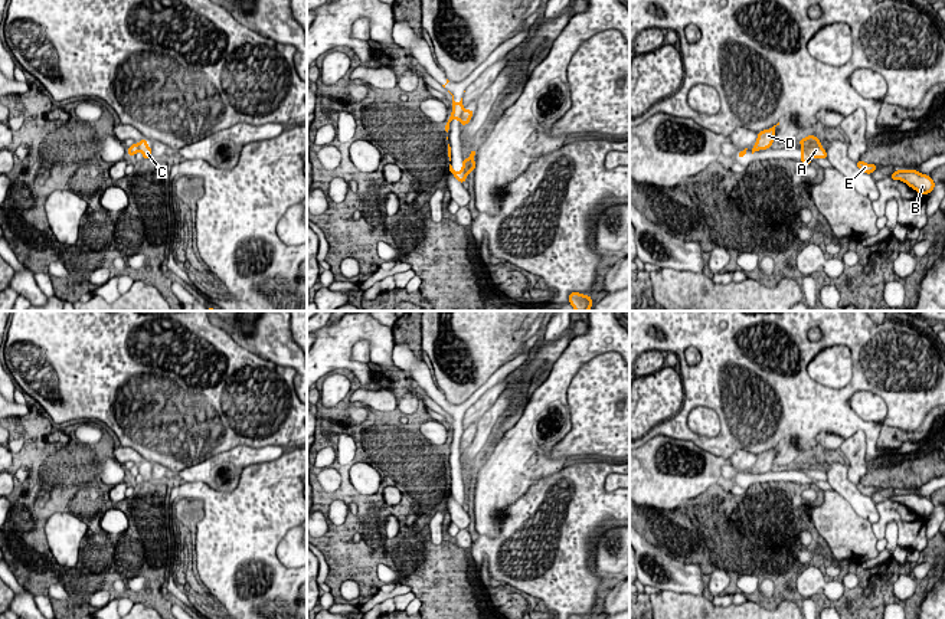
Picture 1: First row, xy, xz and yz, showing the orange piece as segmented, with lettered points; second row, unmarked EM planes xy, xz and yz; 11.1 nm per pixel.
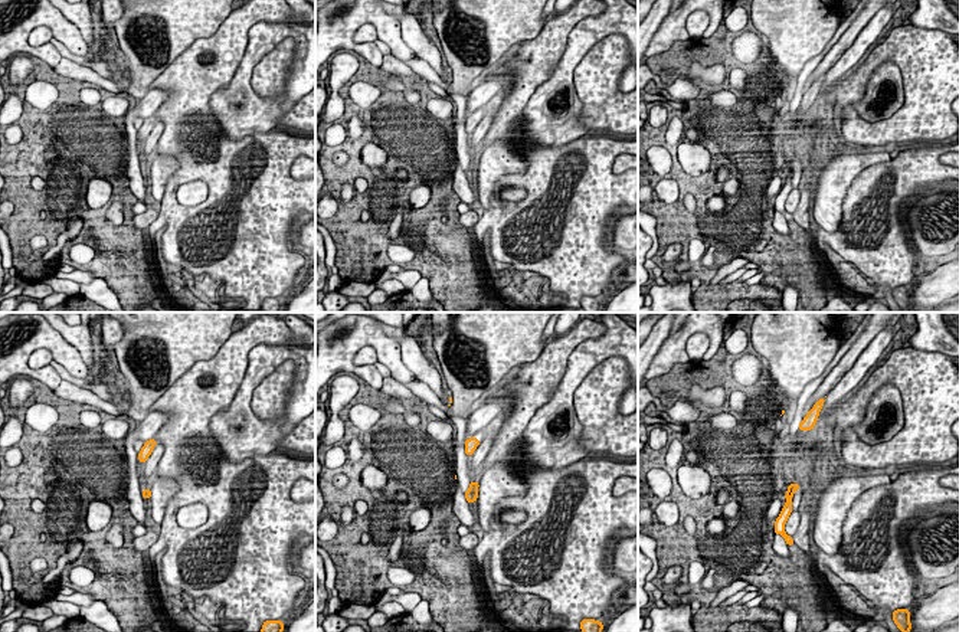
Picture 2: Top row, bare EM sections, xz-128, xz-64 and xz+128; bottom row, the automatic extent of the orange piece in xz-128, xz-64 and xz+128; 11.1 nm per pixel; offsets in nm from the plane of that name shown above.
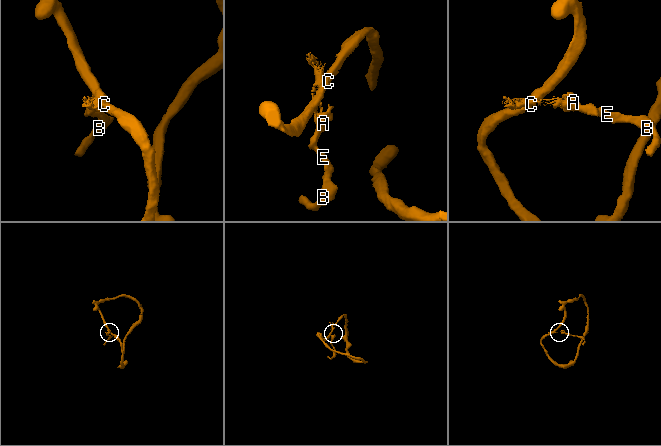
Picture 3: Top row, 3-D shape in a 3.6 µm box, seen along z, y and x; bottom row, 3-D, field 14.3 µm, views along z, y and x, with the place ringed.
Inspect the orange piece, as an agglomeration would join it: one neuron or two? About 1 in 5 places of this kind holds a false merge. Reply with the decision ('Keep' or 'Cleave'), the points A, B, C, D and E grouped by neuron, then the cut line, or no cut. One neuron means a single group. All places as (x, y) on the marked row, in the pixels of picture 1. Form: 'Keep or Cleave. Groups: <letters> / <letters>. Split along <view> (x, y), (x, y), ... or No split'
Cleave. Groups: A B E / C D. Split along xz (463, 111), (458, 120)

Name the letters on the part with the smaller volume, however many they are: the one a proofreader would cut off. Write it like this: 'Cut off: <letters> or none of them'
Cut off: A, B, E

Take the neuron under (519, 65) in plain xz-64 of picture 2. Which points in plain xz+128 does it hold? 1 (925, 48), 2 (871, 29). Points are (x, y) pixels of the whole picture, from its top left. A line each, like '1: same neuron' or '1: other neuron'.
1: same neuron
2: other neuron

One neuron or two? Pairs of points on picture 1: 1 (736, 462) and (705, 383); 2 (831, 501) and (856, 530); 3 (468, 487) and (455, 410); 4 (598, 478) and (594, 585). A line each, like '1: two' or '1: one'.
1: two
2: one
3: one
4: one

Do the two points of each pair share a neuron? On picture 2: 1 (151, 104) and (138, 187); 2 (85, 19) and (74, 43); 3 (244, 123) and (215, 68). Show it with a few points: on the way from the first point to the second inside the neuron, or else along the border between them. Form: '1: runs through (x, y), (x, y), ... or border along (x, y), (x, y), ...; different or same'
1: runs through (130, 120), (133, 166); same
2: border along (62, 15), (77, 26), (81, 38), (92, 52); different
3: border along (244, 56), (232, 79), (210, 98), (216, 118); different

